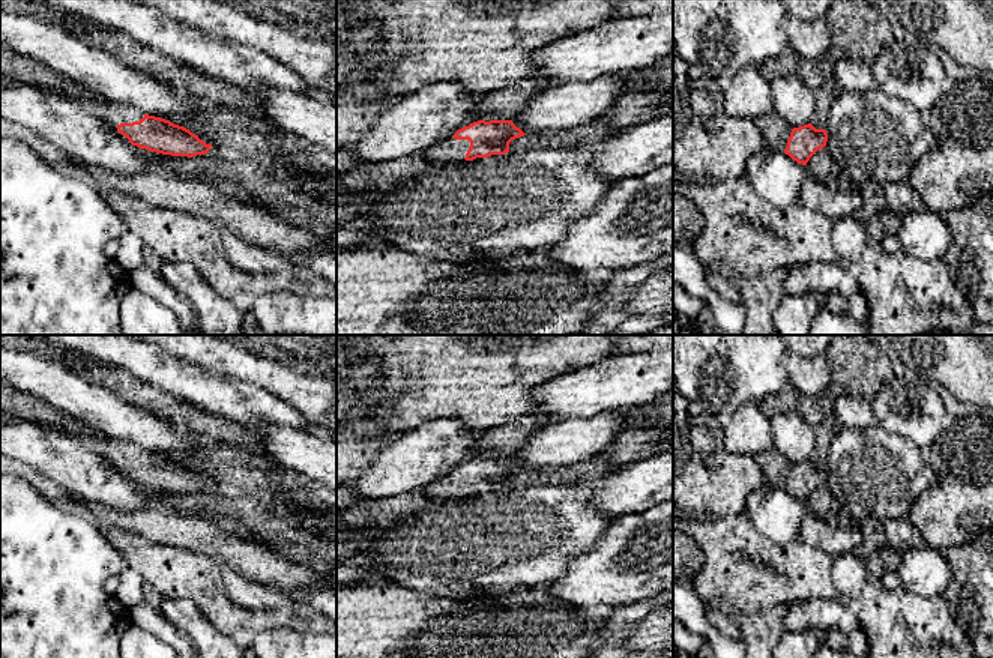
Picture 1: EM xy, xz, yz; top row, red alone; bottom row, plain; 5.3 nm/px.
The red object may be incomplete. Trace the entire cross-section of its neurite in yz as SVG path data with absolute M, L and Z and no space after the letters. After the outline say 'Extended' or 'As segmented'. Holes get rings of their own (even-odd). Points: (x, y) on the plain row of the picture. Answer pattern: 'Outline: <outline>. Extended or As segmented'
Outline: M811 460L793 464L787 476L784 490L798 500L807 502L810 494L826 482L828 470L825 466L816 466Z. As segmented

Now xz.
Outline: M479 457L467 460L454 472L442 476L434 484L422 487L421 493L430 500L448 496L473 497L509 488L509 479L526 472L512 457Z. Extended

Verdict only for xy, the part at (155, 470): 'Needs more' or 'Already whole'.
Needs more

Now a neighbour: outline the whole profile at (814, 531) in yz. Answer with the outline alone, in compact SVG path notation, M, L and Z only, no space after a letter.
M805 503L799 539L835 557L853 553L862 542L862 533L858 529L841 527L823 520Z

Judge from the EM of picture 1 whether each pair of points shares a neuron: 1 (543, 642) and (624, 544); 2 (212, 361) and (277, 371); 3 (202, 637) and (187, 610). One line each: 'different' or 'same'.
1: different
2: same
3: same

